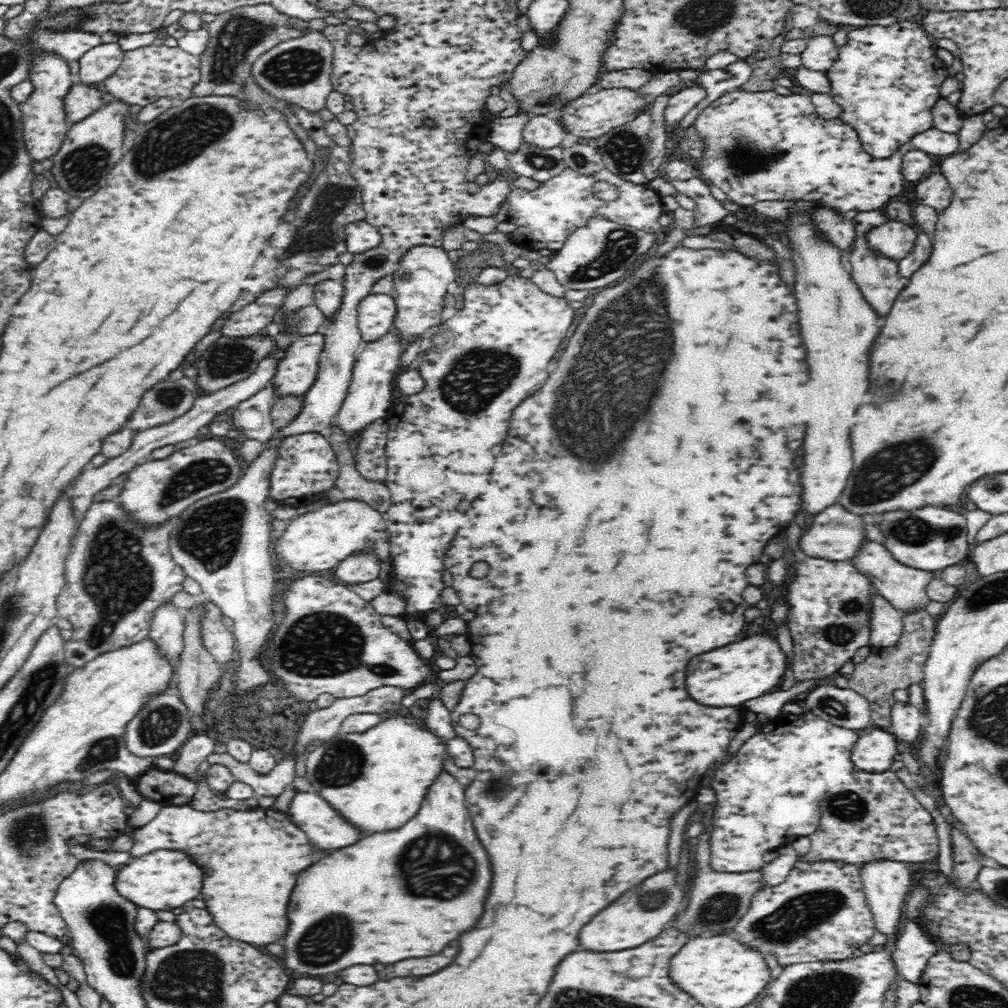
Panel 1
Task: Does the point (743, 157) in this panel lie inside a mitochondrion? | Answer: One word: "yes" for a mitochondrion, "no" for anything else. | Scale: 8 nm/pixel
yes

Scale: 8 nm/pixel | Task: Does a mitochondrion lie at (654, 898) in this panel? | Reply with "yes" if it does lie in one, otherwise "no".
yes

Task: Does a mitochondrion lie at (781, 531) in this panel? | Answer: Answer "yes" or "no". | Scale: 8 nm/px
no

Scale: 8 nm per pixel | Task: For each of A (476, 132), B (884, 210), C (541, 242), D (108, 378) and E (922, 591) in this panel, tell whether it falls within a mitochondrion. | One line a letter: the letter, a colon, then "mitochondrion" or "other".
A: other
B: other
C: other
D: other
E: other

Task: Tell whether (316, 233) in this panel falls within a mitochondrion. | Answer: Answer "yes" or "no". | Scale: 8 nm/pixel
yes

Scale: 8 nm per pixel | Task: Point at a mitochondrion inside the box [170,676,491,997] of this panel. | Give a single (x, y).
(435, 865)

